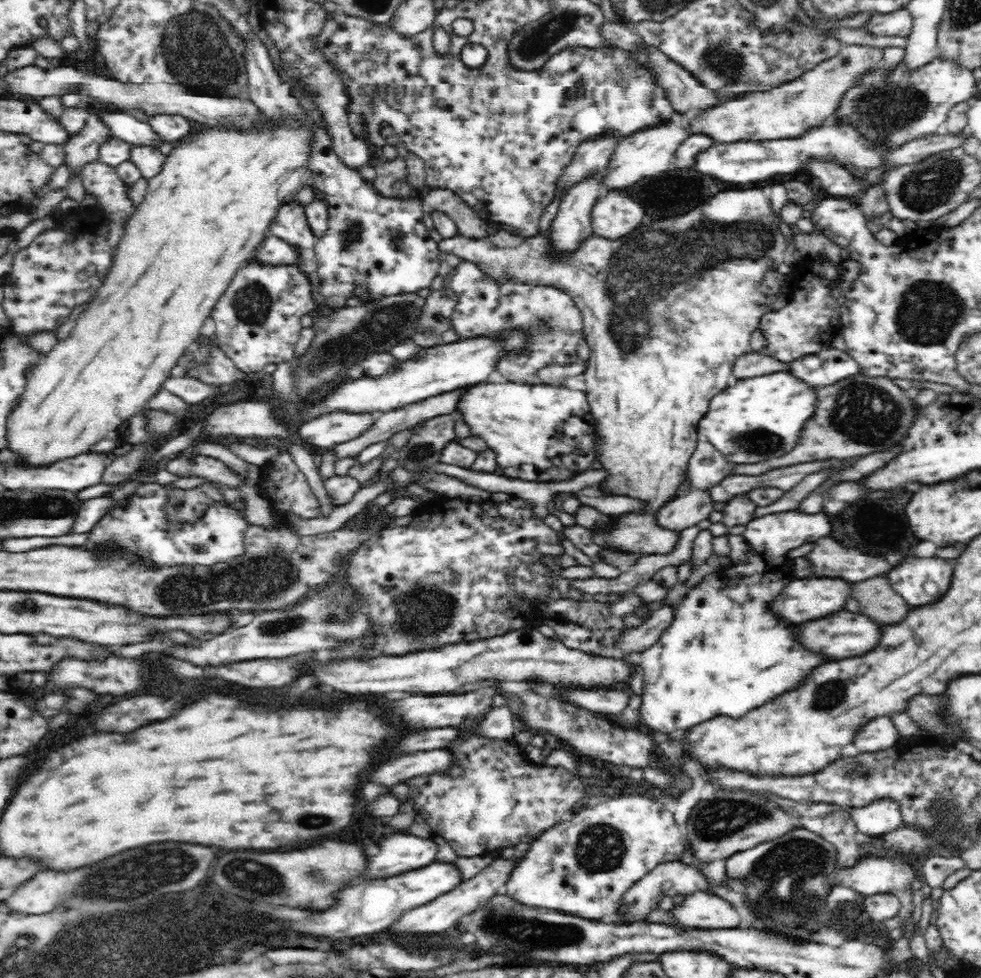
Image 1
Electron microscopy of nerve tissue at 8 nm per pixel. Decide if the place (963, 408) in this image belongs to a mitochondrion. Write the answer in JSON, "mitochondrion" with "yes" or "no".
{"mitochondrion":"no"}

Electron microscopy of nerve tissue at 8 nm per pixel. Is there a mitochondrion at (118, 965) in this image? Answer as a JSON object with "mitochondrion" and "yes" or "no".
{"mitochondrion":"yes"}

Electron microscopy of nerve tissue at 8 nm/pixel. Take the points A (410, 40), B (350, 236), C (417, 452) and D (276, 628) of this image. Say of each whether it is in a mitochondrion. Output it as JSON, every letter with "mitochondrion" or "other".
{"A":"other","B":"mitochondrion","C":"mitochondrion","D":"mitochondrion"}

